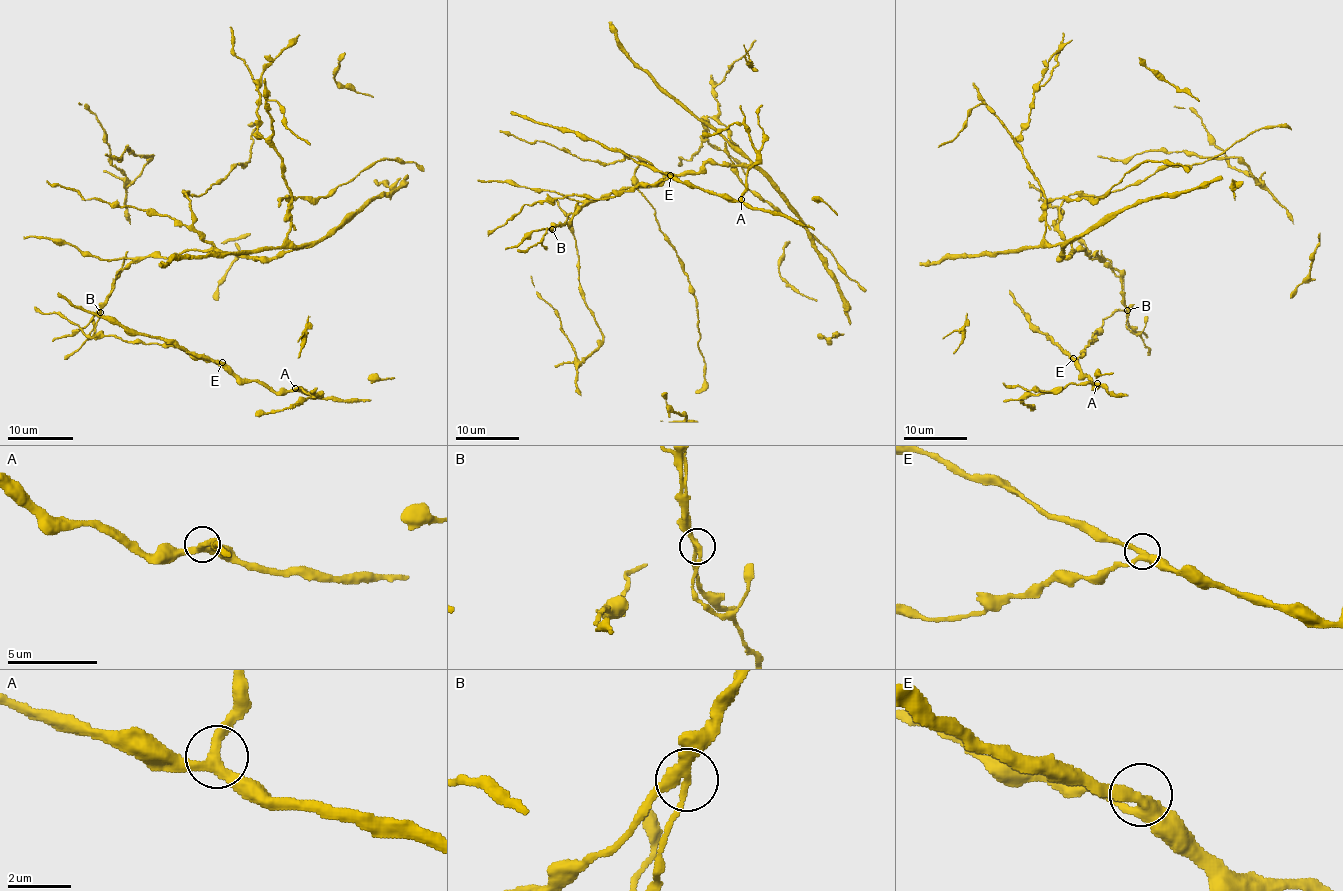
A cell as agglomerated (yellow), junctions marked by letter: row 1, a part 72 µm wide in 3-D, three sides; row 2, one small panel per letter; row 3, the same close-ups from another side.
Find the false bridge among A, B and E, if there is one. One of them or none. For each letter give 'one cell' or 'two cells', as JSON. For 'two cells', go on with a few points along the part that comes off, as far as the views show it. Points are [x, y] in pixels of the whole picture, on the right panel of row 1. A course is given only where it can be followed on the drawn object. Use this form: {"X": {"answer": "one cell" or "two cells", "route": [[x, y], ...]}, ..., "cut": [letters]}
{"A": {"answer": "one cell"}, "B": {"answer": "two cells", "route": [[1127, 310], [1125, 326], [1141, 339], [1149, 354]]}, "E": {"answer": "one cell"}, "cut": ["B"]}

